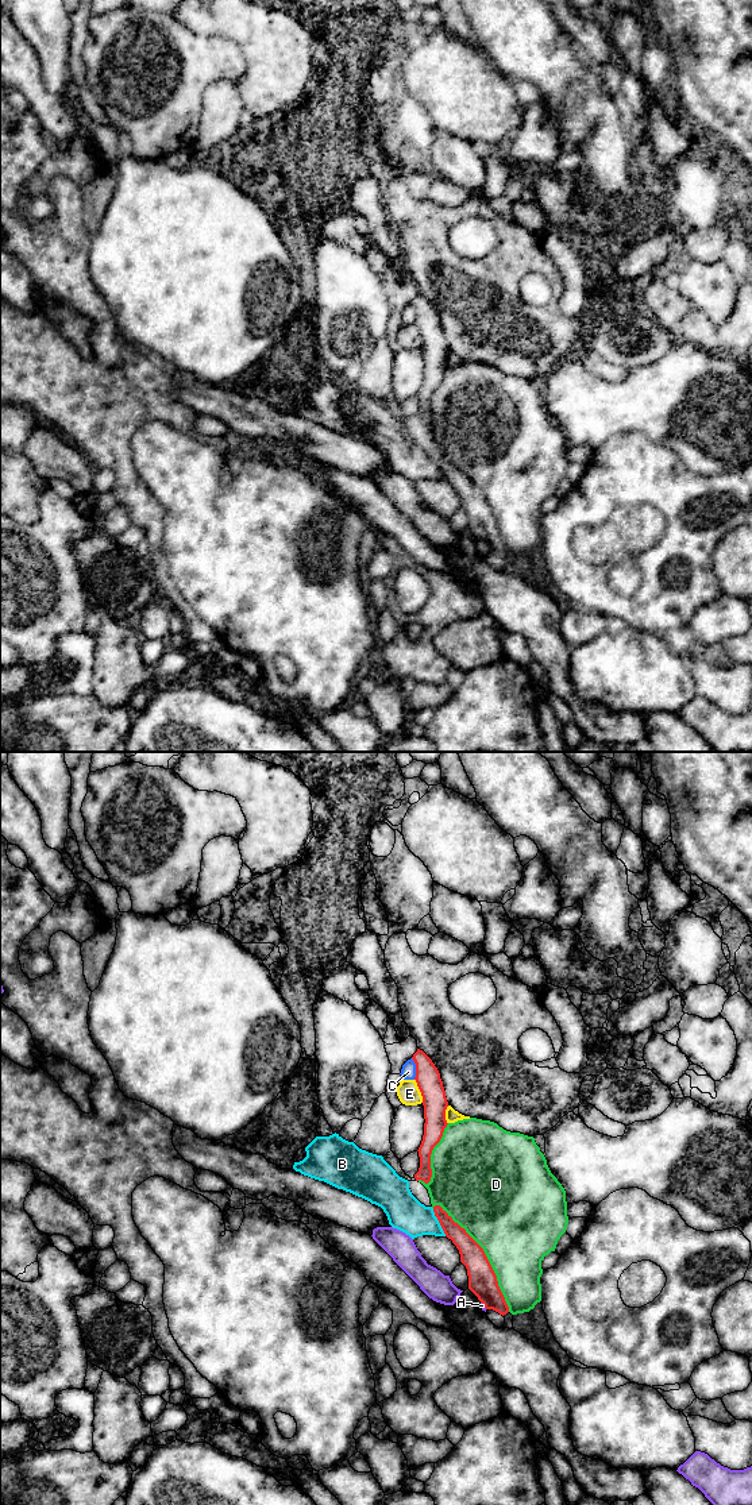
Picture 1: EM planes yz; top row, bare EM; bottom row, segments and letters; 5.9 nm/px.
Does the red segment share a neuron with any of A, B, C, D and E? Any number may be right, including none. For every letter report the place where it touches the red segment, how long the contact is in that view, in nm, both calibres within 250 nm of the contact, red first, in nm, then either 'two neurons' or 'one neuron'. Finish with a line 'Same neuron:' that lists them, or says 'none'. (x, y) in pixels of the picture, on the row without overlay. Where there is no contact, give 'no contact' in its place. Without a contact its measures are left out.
A: meets red in yz at (484, 548); contact 60 nm long; 180 nm thick on the red side, 20 nm on the other; two neurons
B: meets red in yz at (439, 466); contact 190 nm long; 120 nm thick on the red side, 220 nm on the other; two neurons
C: meets red in yz at (416, 313); contact 130 nm long; 150 nm thick on the red side, 90 nm on the other; two neurons
D: meets red in yz at (485, 500); contact 800 nm long; 180 nm thick on the red side, 480 nm on the other; two neurons
E: meets red in yz at (420, 335); contact 150 nm long; 150 nm thick on the red side, 140 nm on the other; two neurons
Same neuron: none

